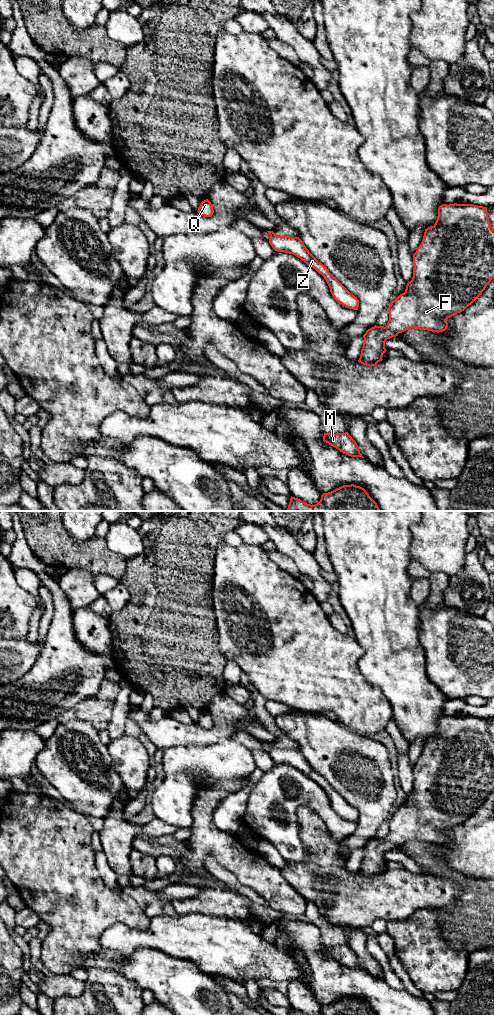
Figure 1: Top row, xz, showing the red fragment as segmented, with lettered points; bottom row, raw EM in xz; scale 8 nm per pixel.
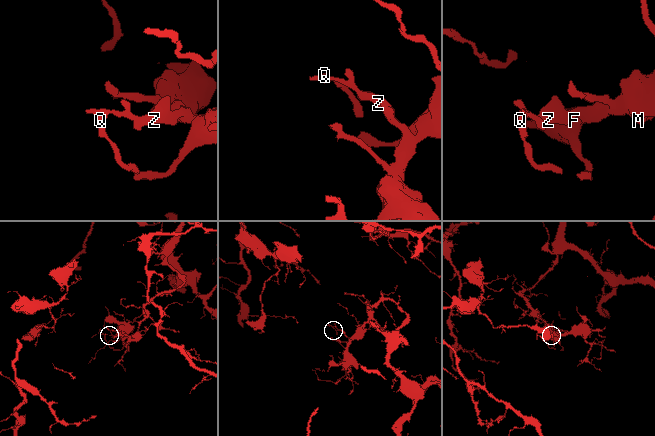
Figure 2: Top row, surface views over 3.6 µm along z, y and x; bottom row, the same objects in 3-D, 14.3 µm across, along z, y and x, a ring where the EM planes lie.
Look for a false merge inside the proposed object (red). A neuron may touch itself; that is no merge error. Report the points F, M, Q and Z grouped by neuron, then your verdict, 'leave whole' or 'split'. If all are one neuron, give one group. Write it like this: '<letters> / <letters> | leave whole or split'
F M Q Z | leave whole

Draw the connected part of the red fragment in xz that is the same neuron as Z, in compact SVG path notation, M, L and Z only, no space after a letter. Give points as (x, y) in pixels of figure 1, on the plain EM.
M267 743L267 744L270 747L269 755L275 763L293 766L296 769L300 770L302 773L304 773L307 777L313 779L319 786L321 786L324 789L324 791L326 792L326 794L330 800L330 804L331 804L332 808L334 809L334 811L337 814L341 815L343 818L345 818L347 820L358 822L359 812L353 806L351 806L329 784L329 782L309 764L309 762L306 760L306 758L304 757L304 755L302 754L302 752L299 749L279 748L279 747L275 746L273 743Z

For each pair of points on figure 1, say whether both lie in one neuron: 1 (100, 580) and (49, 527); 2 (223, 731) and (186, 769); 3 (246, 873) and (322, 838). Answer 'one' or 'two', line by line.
1: two
2: two
3: two

